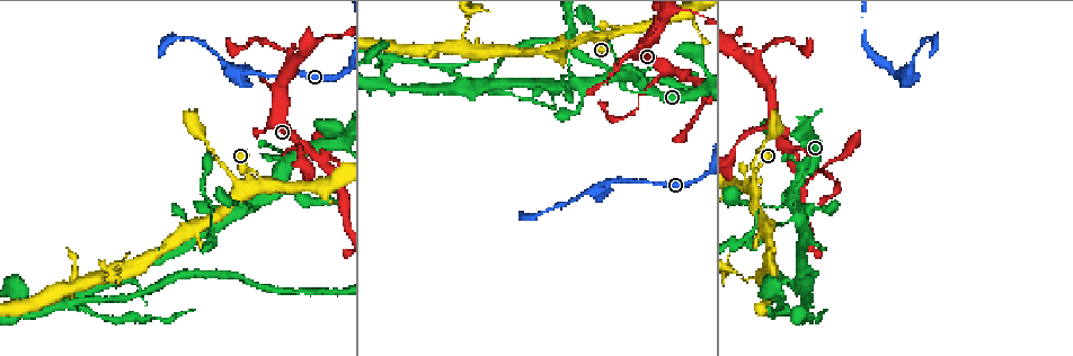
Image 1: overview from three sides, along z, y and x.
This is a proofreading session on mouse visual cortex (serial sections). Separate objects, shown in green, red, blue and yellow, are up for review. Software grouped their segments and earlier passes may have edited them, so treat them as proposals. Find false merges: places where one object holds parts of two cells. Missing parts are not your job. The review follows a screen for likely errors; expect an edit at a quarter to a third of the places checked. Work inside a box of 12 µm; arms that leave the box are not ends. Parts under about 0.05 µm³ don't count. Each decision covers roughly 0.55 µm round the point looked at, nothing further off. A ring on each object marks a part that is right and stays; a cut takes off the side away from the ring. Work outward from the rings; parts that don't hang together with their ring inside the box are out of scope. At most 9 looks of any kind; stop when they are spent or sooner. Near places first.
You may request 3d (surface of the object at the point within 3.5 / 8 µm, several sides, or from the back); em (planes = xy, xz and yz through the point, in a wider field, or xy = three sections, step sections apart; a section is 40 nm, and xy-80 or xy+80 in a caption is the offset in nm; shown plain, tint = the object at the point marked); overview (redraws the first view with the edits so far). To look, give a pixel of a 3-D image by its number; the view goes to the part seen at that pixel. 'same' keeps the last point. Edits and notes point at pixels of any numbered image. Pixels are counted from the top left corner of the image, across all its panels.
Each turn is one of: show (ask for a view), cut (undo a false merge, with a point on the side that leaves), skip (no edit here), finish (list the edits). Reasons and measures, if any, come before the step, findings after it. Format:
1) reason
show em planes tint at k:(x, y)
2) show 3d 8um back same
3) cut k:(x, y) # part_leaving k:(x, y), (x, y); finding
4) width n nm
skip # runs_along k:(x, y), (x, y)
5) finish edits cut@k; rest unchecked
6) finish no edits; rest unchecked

sudden change in width
show 3d 8um at 1:(292, 146)

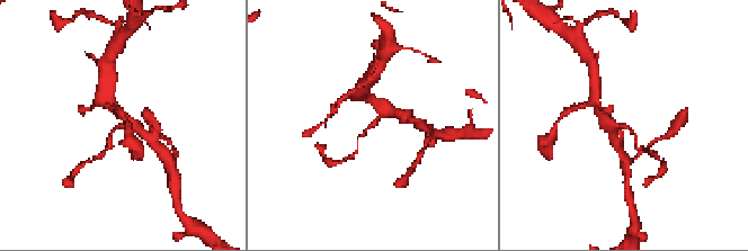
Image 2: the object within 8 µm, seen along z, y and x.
arm_widths 150, 300 nm
show em planes tint at 2:(122, 127)

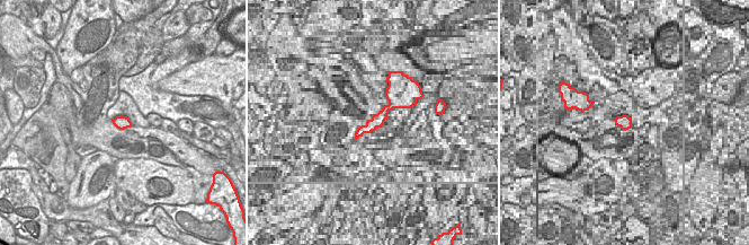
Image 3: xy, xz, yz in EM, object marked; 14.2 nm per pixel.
cut 2:(652, 153) # part_leaving 2:(631, 133), (639, 150), (659, 159); two cells meet here

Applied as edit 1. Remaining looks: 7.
show 3d 3.5um at 1:(613, 34)

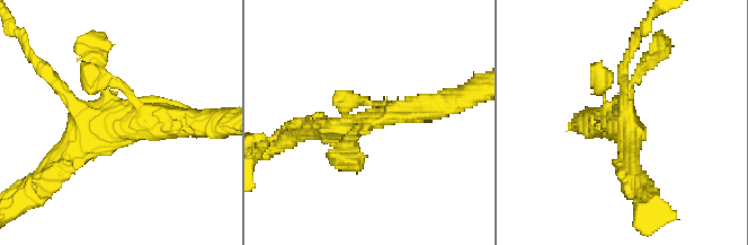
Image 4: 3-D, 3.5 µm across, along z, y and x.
shape alone is not enough
show em xy step 3 tint at 4:(372, 119)

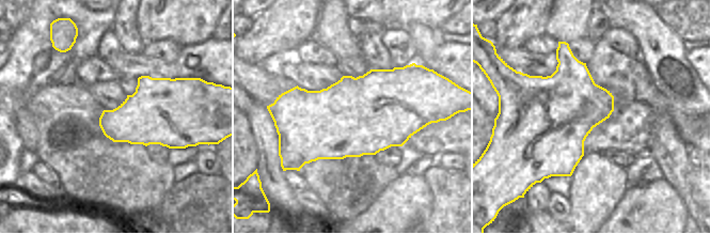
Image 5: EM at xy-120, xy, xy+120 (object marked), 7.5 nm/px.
skip # runs_along 4:(88, 55), (106, 107), (192, 121); all the same cell

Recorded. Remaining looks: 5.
sharp bend
show 3d 3.5um at 1:(288, 65)

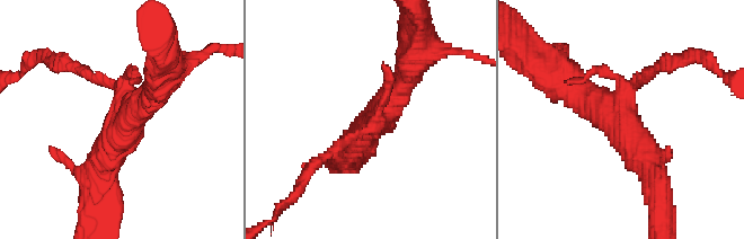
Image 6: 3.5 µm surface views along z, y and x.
now the EM
show em xy step 1 tint at 6:(378, 123)

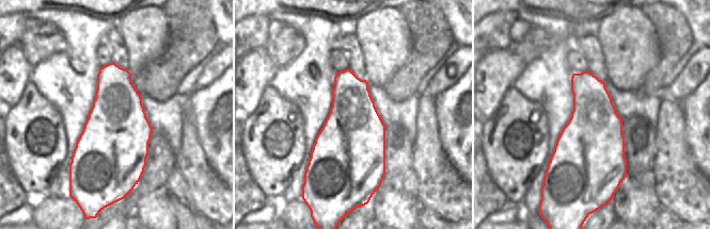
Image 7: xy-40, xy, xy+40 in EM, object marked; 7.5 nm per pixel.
skip # runs_along 6:(657, 185), (622, 123), (570, 85); one cell here

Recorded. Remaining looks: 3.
a fork
show 3d 3.5um at 1:(597, 187)

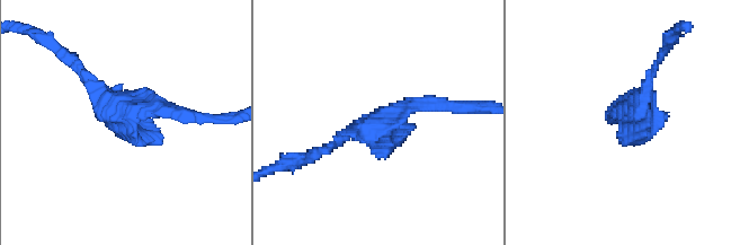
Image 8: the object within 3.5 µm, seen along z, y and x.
show em xy step 3 tint at 8:(625, 111)

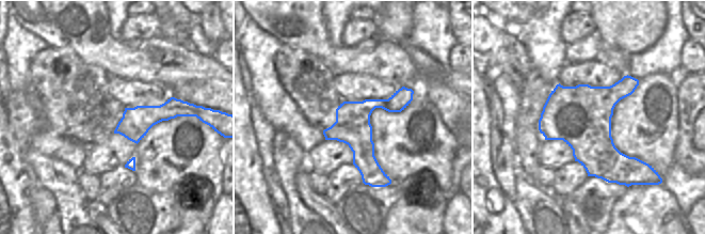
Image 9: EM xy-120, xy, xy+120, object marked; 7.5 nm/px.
width 260 nm
skip # runs_along 9:(409, 91), (363, 114), (382, 184); all the same cell

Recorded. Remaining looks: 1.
finish edits cut@2; rest unchecked

